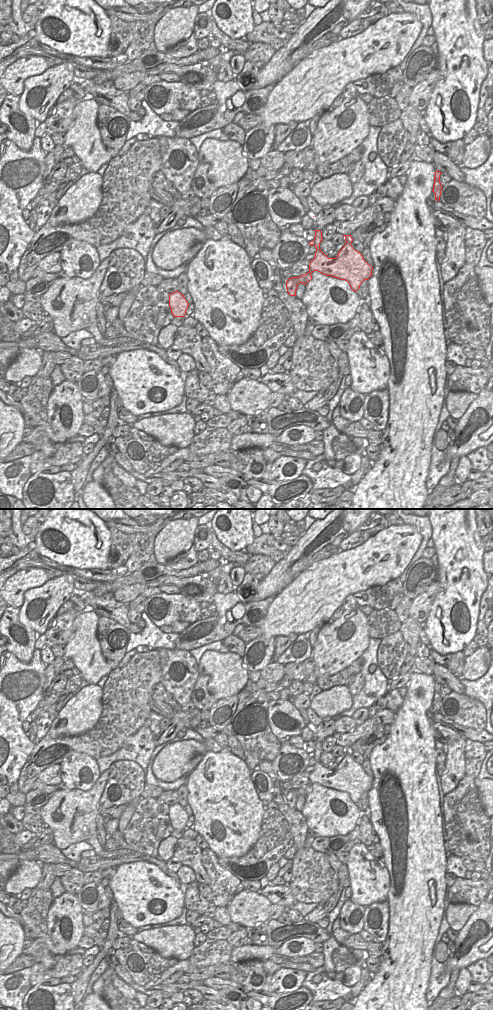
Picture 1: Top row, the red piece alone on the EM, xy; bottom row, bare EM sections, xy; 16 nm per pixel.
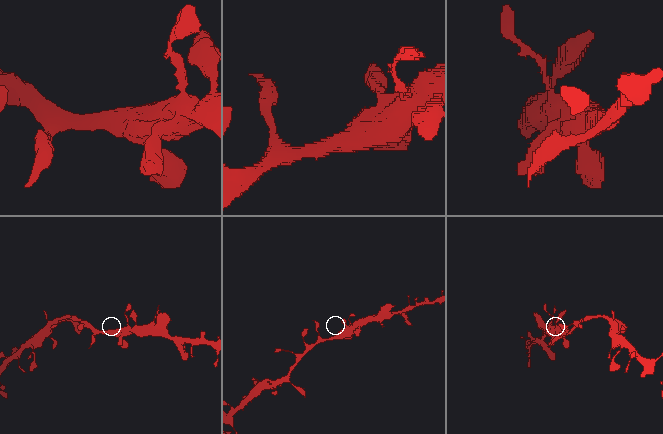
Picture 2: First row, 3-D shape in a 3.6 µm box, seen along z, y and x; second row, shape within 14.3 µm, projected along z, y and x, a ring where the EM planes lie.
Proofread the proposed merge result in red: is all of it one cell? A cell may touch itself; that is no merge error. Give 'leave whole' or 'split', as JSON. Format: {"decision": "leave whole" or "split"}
{"decision": "leave whole"}

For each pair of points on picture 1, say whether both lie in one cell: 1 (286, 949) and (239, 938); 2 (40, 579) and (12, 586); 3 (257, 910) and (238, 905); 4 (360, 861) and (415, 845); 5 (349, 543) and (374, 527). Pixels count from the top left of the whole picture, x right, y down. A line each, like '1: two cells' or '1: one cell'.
1: two cells
2: one cell
3: one cell
4: two cells
5: one cell

